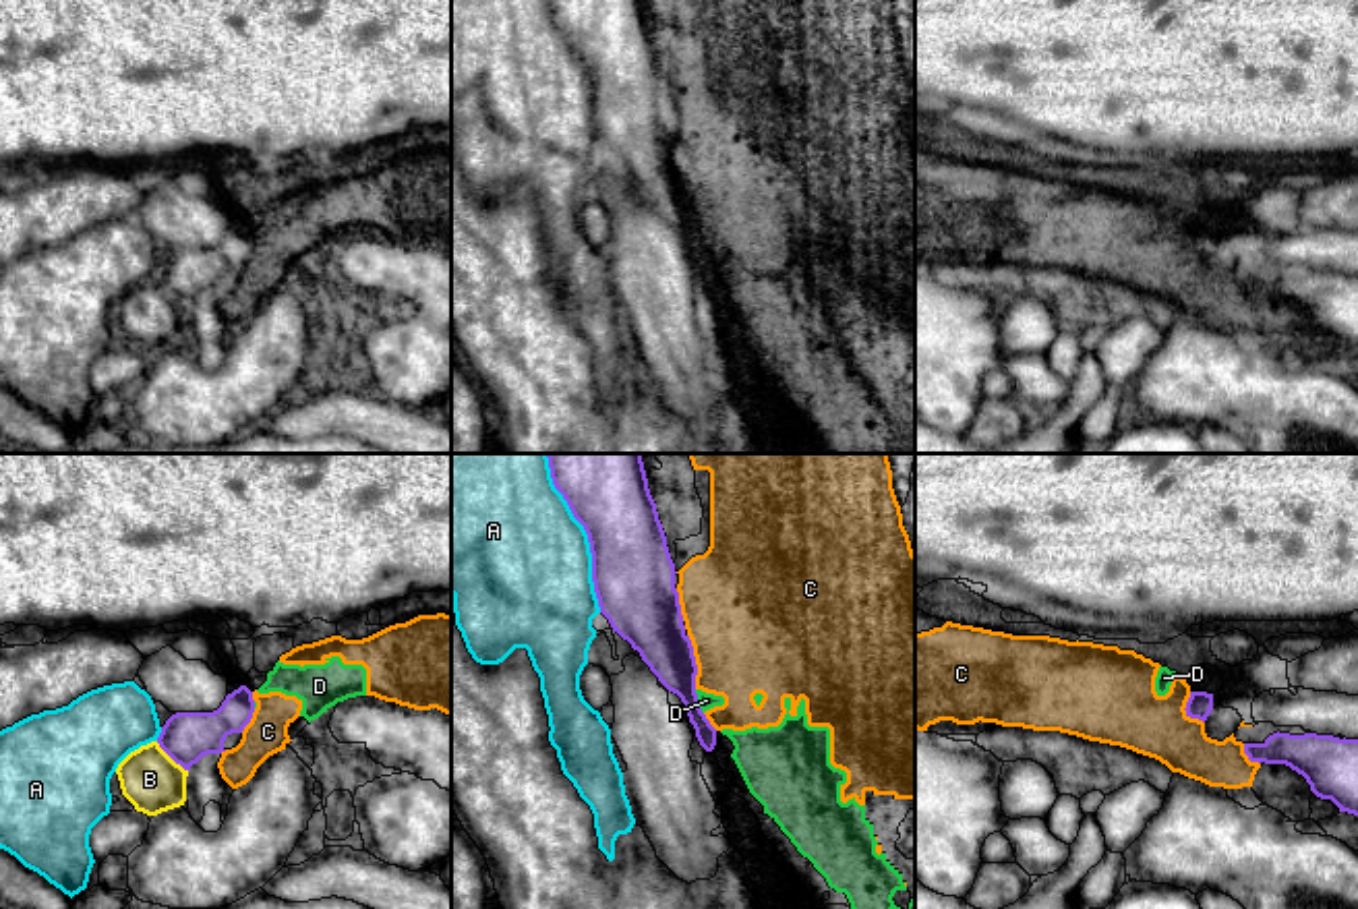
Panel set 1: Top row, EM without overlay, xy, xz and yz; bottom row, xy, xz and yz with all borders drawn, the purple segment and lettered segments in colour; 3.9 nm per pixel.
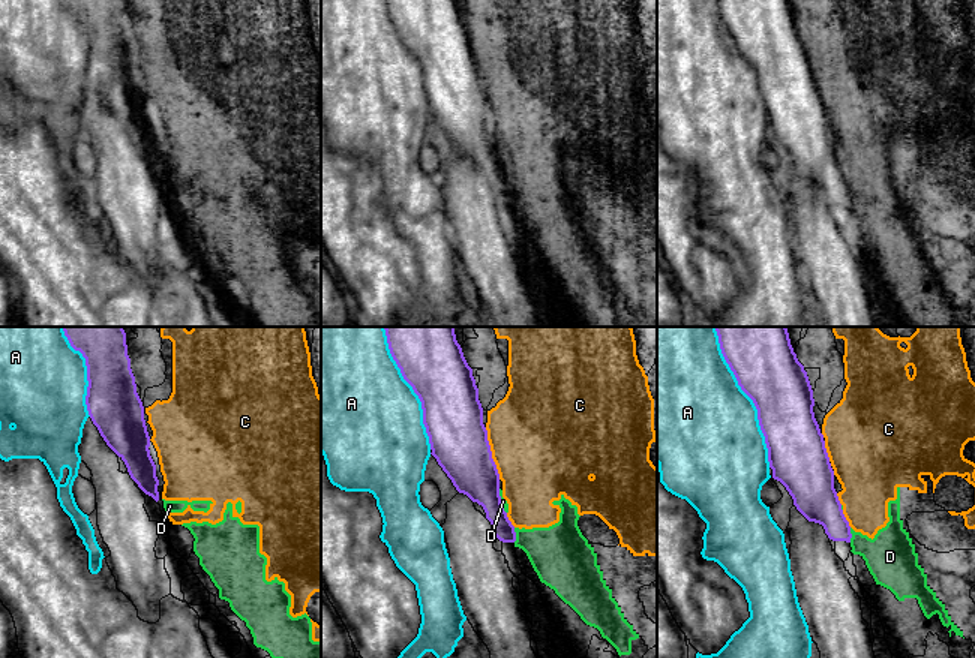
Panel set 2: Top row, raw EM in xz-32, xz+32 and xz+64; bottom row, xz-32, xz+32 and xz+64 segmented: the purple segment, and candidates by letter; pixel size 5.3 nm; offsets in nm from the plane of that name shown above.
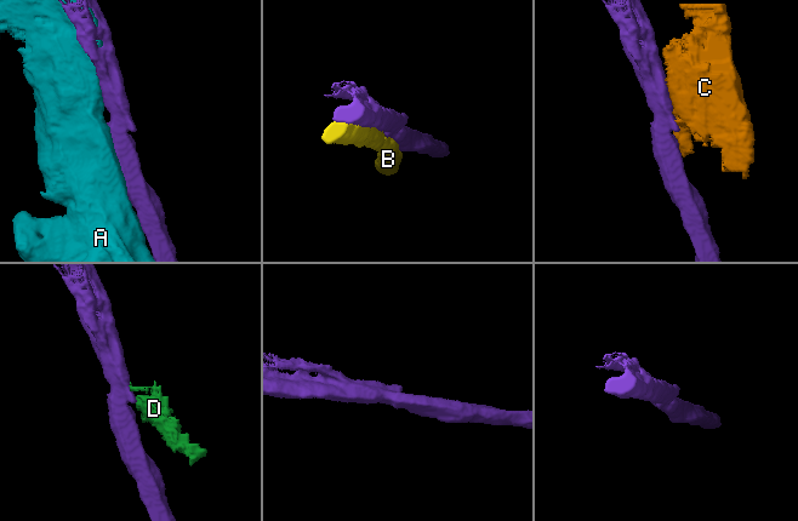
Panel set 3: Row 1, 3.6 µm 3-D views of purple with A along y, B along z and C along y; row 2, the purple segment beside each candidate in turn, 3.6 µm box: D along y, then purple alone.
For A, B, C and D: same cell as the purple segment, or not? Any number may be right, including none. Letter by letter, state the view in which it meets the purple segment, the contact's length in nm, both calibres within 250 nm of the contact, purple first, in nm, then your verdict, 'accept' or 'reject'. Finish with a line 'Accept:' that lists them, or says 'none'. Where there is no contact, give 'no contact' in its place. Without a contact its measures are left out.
A: contact in xz; length 650 nm; calibres 340 and 480 nm; reject
B: contact in xy; length 170 nm; calibres 190 and 240 nm; reject
C: contact in xz; length 220 nm; calibres 260 and 460 nm; reject
D: contact in xz; length 100 nm; calibres 190 and 60 nm; reject
Accept: none

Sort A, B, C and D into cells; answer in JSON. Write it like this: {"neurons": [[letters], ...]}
{"neurons": [["A"], ["B"], ["C", "D"]]}

